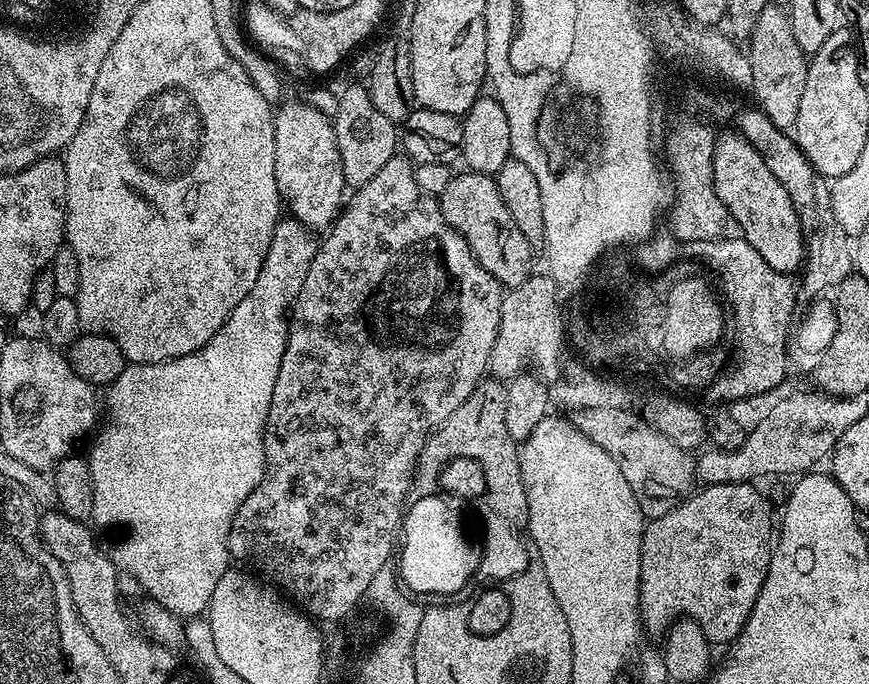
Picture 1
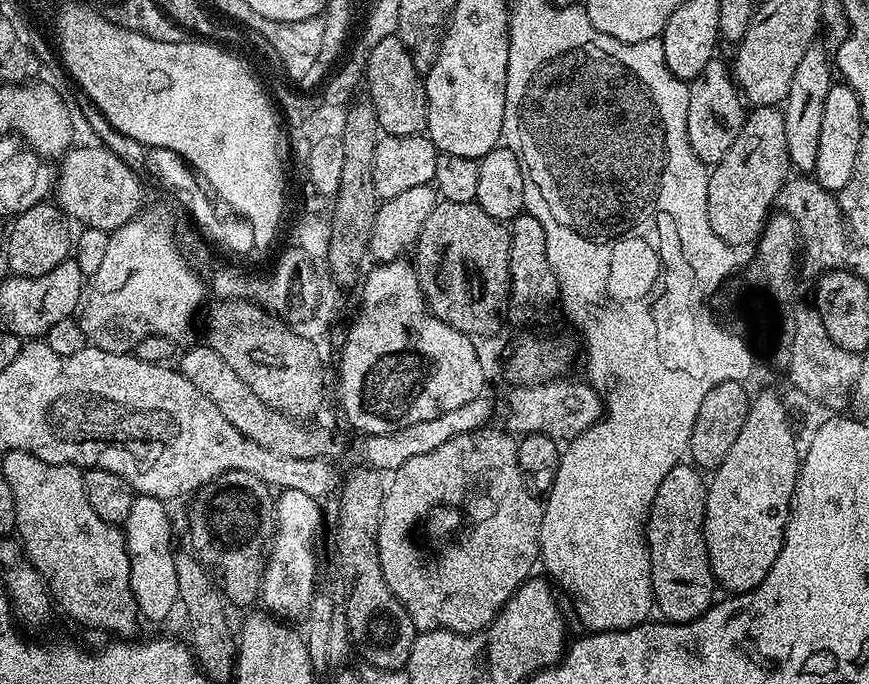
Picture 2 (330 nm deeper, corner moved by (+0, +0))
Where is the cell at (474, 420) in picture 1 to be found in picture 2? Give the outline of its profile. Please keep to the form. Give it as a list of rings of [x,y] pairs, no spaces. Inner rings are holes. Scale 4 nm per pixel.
[[[496,426],[458,434],[458,438],[442,442],[444,460],[436,460],[436,450],[430,450],[432,460],[424,460],[424,488],[422,462],[416,458],[416,466],[410,470],[418,470],[418,490],[424,490],[424,512],[412,520],[412,528],[402,528],[408,524],[402,520],[402,492],[408,492],[408,467],[403,464],[391,473],[384,489],[380,529],[376,535],[380,565],[386,586],[390,586],[398,602],[402,602],[420,632],[430,632],[434,628],[444,628],[448,632],[483,632],[494,622],[504,603],[528,579],[525,572],[536,552],[540,512],[521,488],[526,478],[515,461],[516,446],[517,441],[507,431],[499,432]]]

